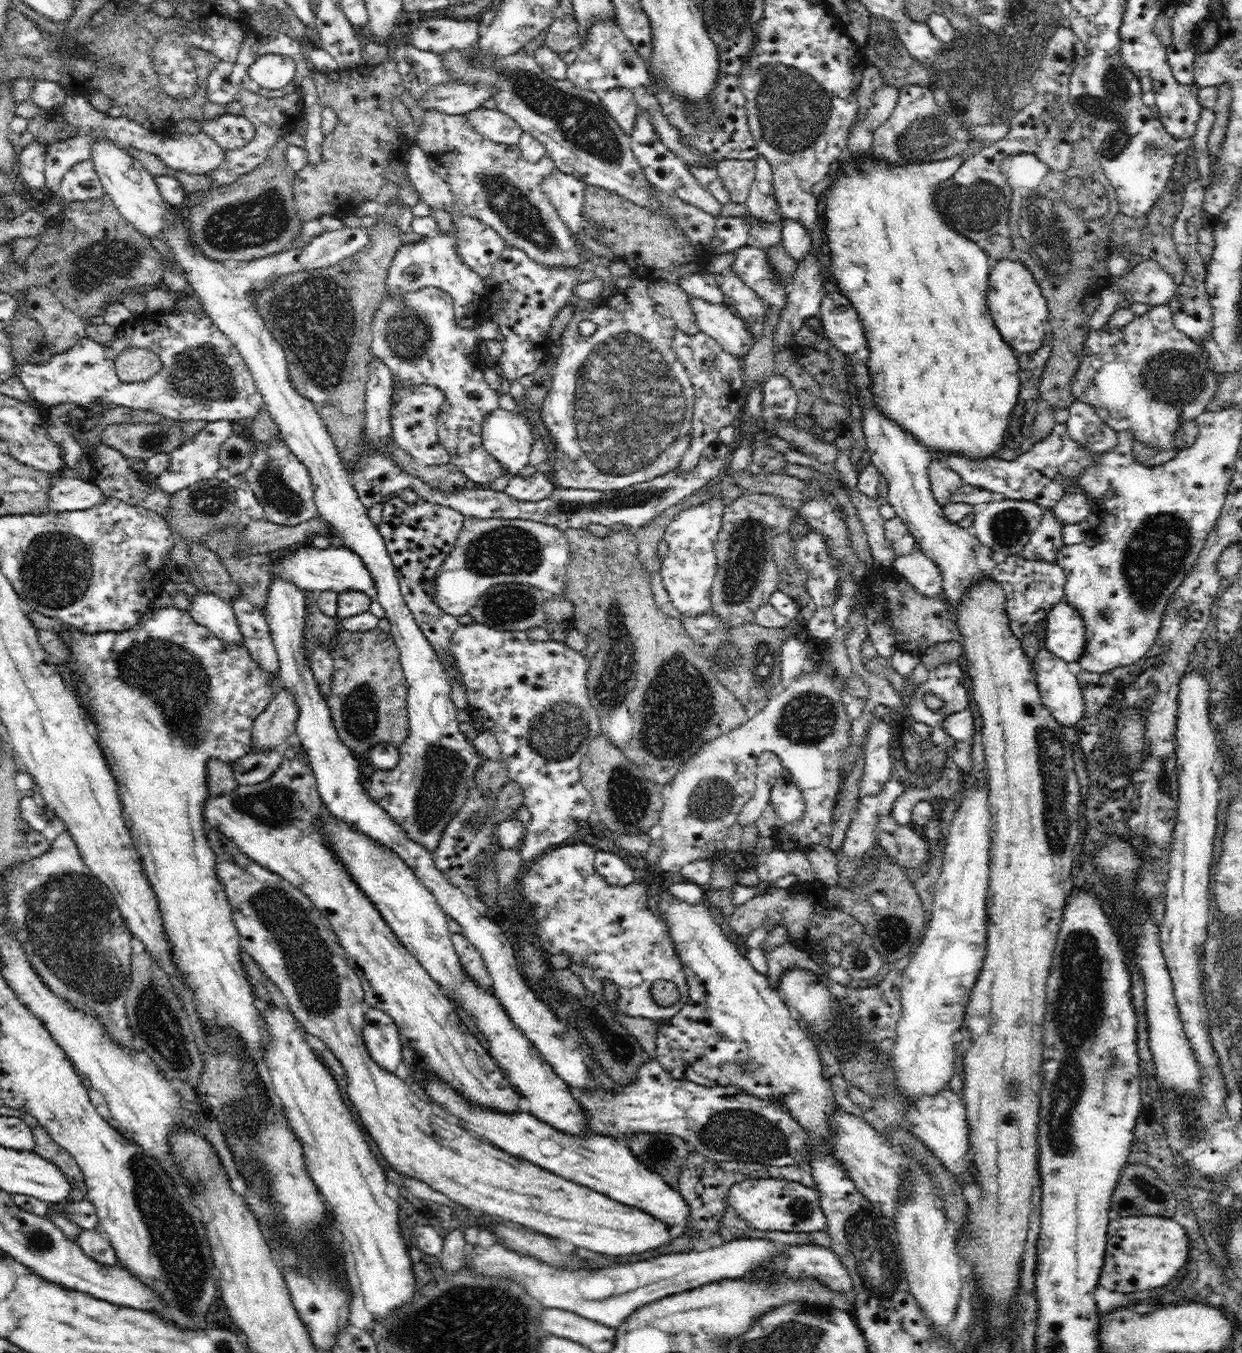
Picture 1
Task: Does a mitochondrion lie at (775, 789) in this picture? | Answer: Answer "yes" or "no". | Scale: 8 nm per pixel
no

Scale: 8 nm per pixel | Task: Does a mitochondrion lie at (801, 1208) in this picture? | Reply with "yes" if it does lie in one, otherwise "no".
yes

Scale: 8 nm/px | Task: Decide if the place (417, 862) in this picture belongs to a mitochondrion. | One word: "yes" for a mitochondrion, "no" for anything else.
no

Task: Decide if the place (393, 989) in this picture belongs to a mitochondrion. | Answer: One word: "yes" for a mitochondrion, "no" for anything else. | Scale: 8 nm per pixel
no

